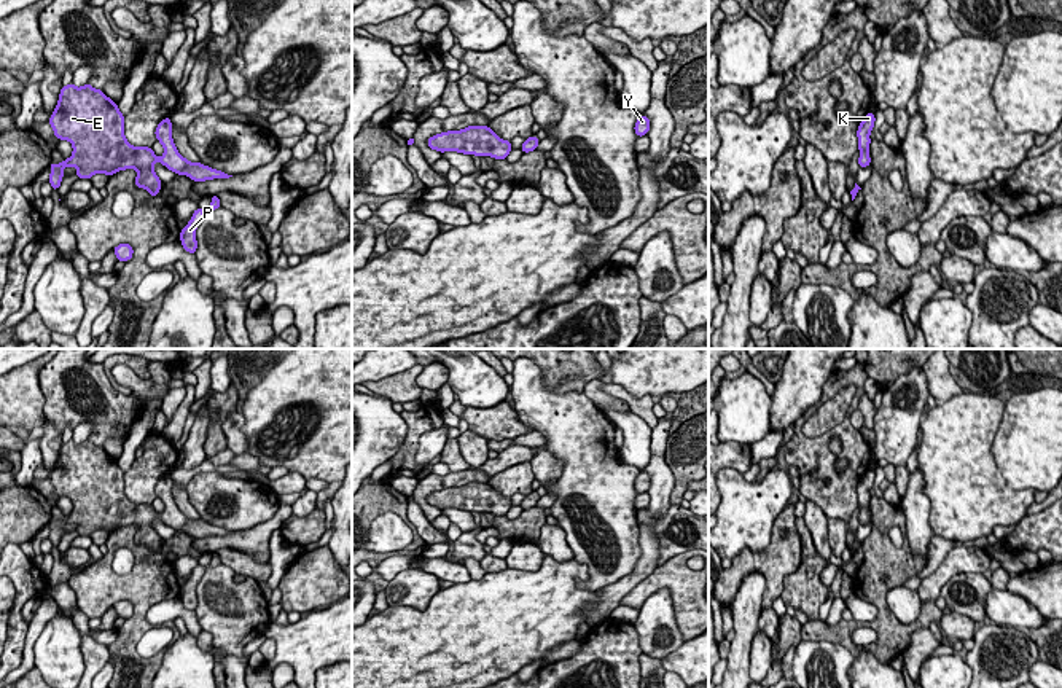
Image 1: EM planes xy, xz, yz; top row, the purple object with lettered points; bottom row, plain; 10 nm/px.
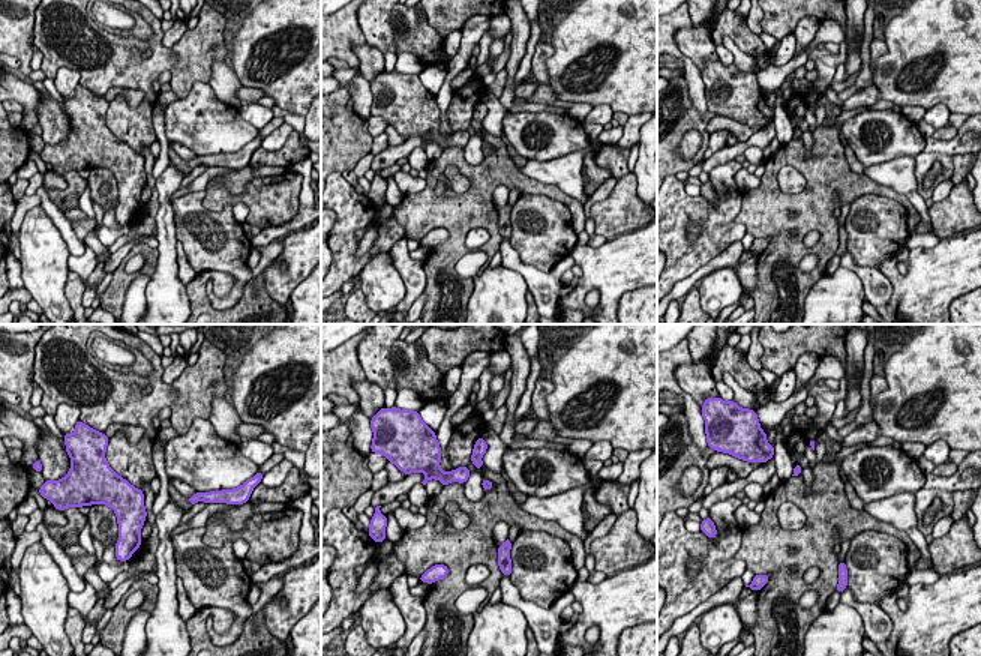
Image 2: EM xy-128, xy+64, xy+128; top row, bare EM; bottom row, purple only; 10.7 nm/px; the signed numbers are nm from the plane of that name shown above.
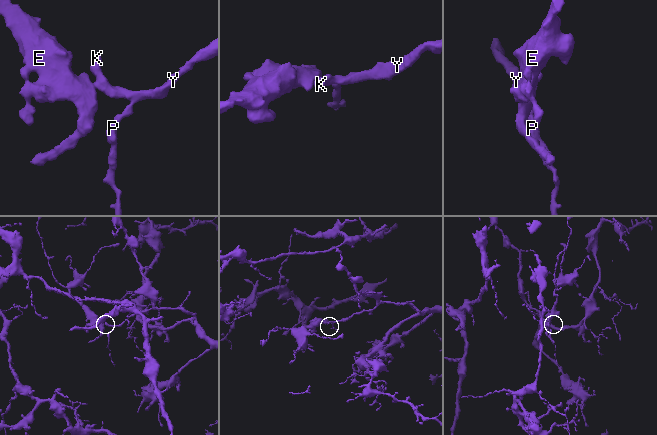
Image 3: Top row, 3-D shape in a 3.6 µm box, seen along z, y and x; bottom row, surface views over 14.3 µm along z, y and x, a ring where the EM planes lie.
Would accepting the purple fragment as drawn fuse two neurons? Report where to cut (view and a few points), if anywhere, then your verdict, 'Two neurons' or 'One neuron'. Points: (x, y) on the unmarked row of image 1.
No split. One neuron

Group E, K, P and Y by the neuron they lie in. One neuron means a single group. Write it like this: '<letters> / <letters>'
E K P Y

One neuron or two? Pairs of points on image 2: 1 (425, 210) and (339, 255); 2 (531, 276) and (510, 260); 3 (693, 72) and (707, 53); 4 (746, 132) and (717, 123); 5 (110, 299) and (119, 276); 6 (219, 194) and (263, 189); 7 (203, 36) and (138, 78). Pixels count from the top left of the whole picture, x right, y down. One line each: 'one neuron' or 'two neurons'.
1: two neurons
2: one neuron
3: two neurons
4: one neuron
5: one neuron
6: one neuron
7: one neuron

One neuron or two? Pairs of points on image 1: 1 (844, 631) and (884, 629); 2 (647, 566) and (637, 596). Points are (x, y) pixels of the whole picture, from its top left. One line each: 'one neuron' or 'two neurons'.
1: one neuron
2: two neurons

